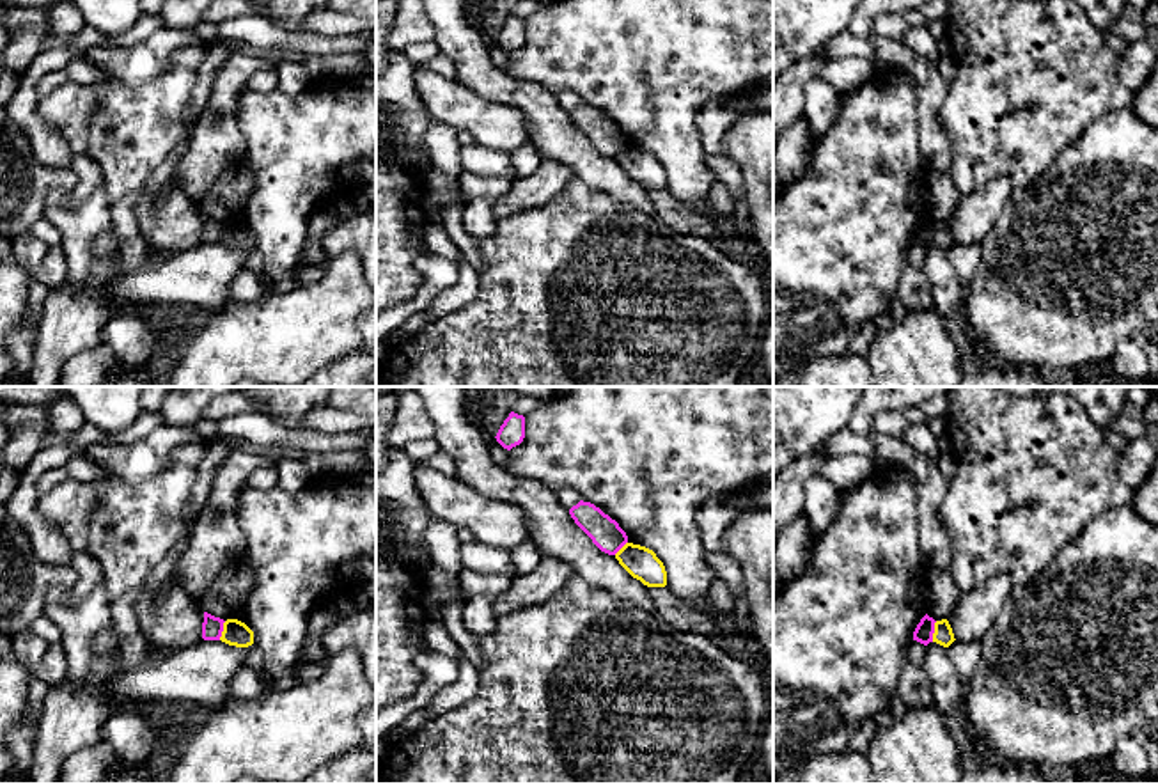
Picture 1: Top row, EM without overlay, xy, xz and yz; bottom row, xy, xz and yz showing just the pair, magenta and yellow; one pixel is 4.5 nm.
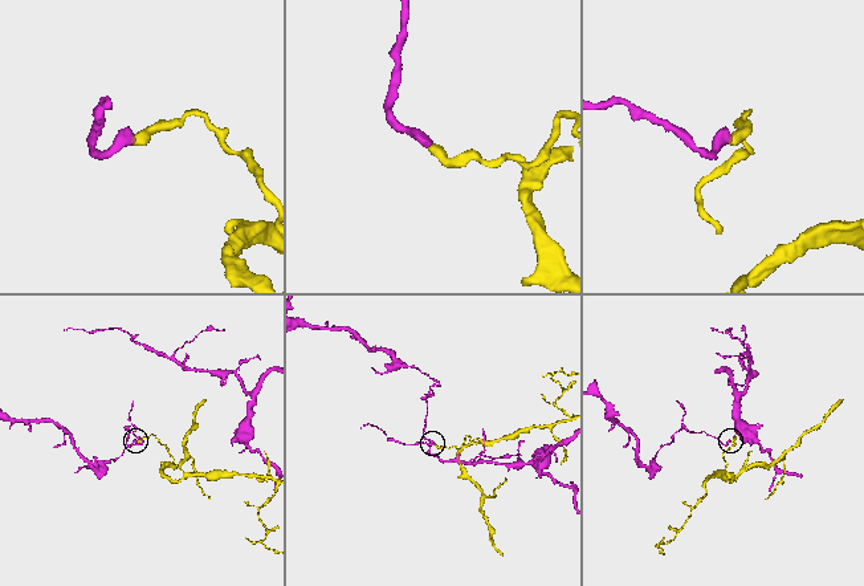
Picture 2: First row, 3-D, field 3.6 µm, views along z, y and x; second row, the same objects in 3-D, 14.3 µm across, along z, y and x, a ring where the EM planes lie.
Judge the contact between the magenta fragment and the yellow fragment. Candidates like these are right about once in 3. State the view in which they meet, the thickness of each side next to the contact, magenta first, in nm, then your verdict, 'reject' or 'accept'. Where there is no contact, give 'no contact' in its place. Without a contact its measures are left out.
yz | 90/90 nm | reject

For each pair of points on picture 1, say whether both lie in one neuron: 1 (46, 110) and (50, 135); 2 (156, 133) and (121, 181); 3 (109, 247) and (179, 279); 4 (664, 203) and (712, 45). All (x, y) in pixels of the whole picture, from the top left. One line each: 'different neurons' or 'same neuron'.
1: different neurons
2: same neuron
3: same neuron
4: different neurons

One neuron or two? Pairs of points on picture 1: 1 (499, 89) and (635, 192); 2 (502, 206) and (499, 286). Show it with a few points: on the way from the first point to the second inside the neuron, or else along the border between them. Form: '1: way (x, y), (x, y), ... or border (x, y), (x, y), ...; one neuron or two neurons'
1: way (532, 107), (602, 172); one neuron
2: border (543, 206), (497, 220); two neurons

